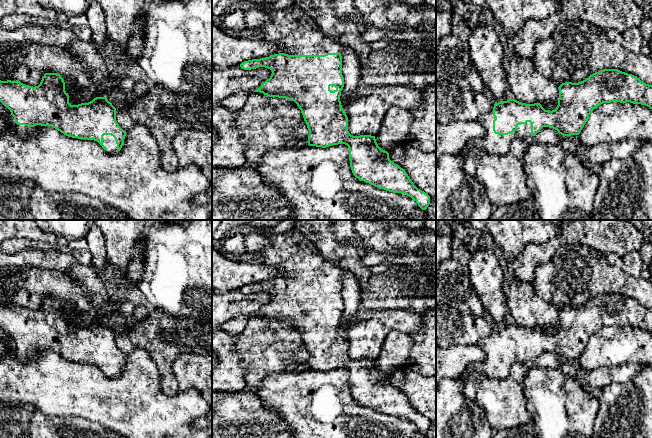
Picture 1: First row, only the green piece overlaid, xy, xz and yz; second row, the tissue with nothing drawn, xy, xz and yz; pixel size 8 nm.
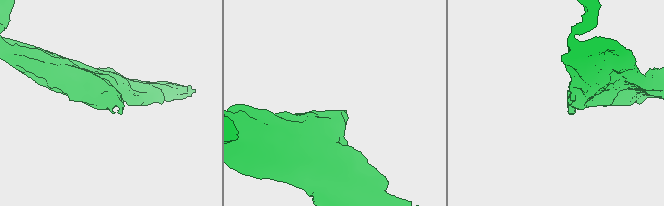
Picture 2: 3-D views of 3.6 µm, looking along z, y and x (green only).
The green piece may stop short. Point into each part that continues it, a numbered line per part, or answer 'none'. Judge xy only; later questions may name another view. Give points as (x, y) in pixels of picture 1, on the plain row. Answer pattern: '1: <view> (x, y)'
1: xy (109, 366)

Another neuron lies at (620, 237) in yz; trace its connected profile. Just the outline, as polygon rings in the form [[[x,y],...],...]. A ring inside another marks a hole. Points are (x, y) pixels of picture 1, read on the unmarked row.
[[[550,220],[559,229],[556,237],[541,244],[527,244],[518,257],[506,261],[514,279],[531,282],[535,270],[548,263],[558,248],[567,244],[586,244],[602,254],[624,256],[639,250],[644,239],[626,220]]]

